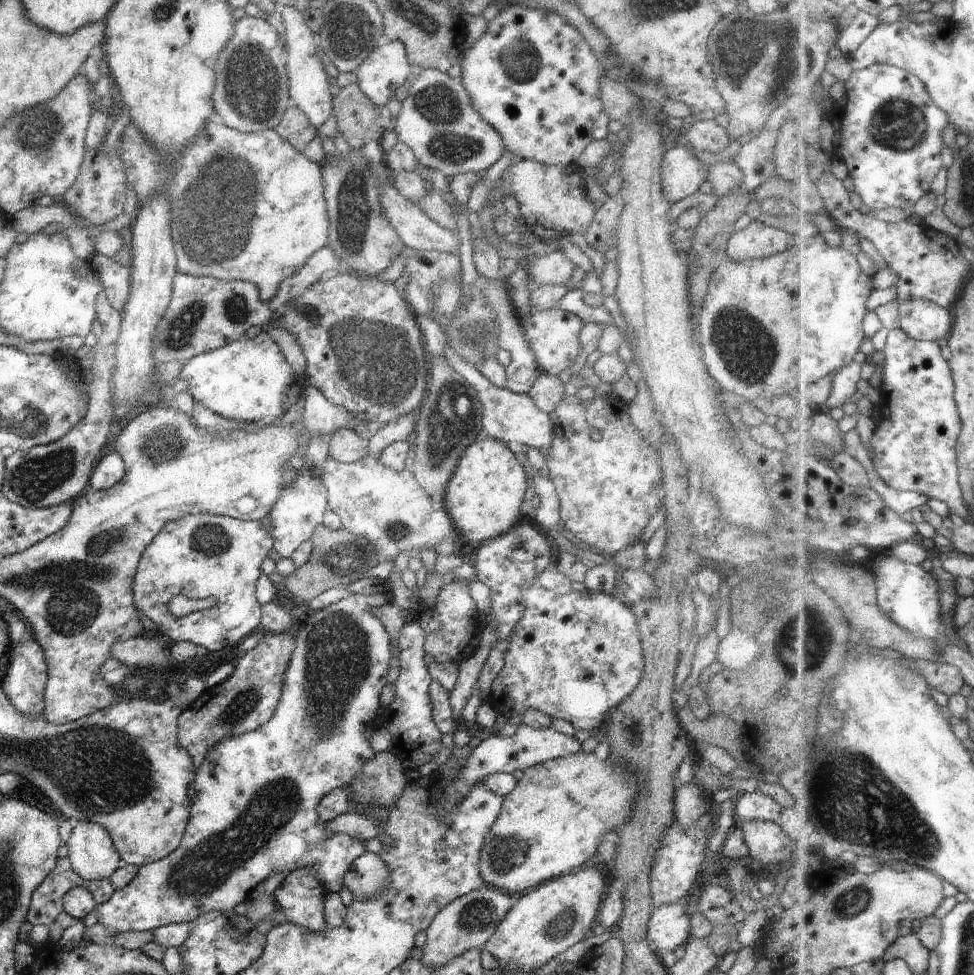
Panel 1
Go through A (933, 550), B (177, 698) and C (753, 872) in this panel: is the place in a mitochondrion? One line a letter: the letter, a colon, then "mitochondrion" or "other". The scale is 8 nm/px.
A: other
B: other
C: other

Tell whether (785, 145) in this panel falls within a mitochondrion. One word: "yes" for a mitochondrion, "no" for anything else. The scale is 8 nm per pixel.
no

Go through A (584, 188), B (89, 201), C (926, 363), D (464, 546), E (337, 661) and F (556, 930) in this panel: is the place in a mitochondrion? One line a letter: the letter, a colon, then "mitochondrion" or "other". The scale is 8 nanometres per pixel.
A: other
B: other
C: other
D: other
E: mitochondrion
F: mitochondrion

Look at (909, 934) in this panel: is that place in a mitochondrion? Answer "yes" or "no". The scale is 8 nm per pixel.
no

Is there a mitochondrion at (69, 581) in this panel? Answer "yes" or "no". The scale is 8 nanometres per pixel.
yes

